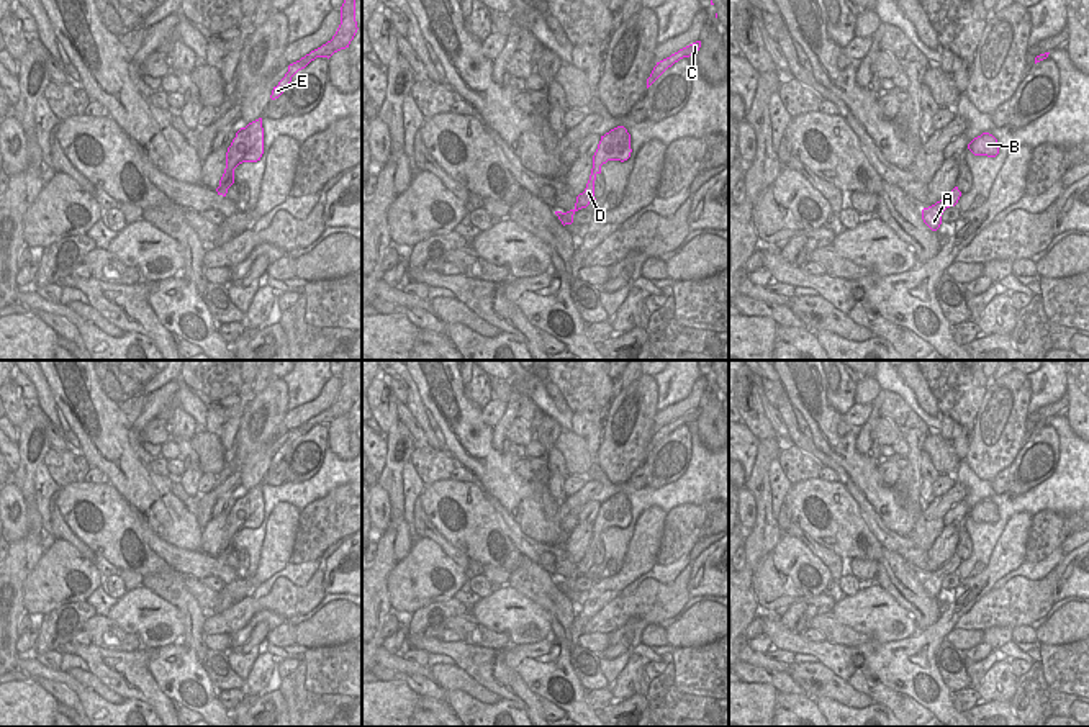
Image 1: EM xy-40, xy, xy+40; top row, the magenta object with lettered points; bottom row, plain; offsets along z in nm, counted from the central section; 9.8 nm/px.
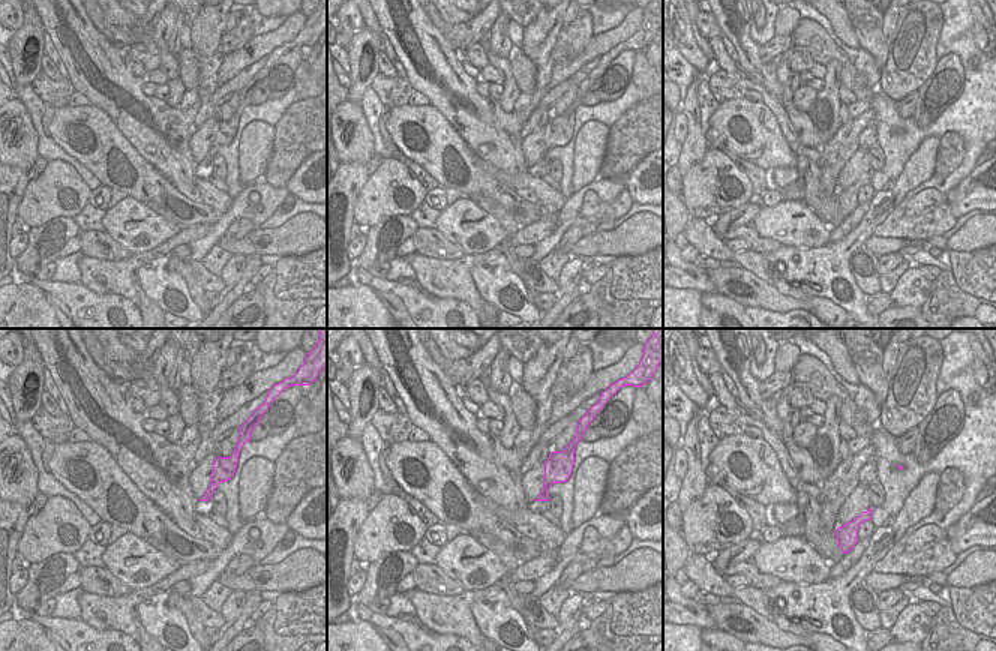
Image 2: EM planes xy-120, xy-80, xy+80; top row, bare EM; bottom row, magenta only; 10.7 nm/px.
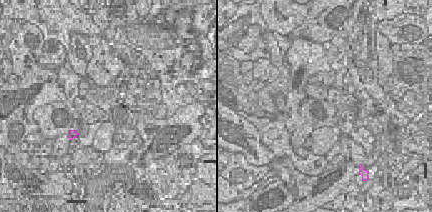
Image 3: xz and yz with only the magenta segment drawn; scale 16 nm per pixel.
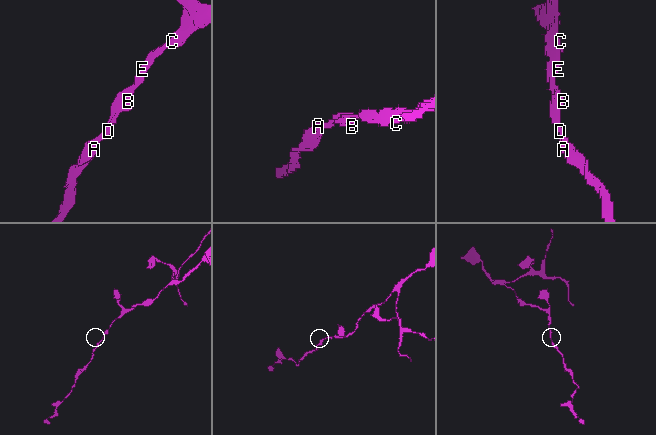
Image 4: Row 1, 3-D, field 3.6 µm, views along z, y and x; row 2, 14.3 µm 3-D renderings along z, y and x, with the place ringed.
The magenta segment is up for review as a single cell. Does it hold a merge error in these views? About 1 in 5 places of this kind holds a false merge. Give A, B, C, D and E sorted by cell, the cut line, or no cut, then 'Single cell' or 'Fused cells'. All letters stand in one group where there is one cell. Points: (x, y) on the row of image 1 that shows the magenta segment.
Groups: A B C D E. No split. Single cell.

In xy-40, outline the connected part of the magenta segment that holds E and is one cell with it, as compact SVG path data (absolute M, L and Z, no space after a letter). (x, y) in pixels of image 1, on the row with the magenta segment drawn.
M344 0L344 3L341 7L341 25L339 25L336 34L332 36L332 39L328 41L326 44L323 44L321 47L311 51L300 61L290 64L285 77L278 82L277 87L273 87L270 98L272 100L278 98L283 93L283 90L287 88L287 85L291 82L291 77L298 70L305 69L316 57L329 59L334 52L349 47L357 29L359 28L357 28L357 21L355 21L355 0Z

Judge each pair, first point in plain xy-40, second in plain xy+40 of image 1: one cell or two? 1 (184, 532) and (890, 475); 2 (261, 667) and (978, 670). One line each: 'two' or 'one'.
1: two
2: two

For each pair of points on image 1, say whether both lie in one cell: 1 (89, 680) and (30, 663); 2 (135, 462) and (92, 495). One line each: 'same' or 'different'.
1: different
2: different

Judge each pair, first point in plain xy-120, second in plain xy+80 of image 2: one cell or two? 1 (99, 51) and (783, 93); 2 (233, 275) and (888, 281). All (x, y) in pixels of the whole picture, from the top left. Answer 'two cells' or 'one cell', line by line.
1: one cell
2: two cells

